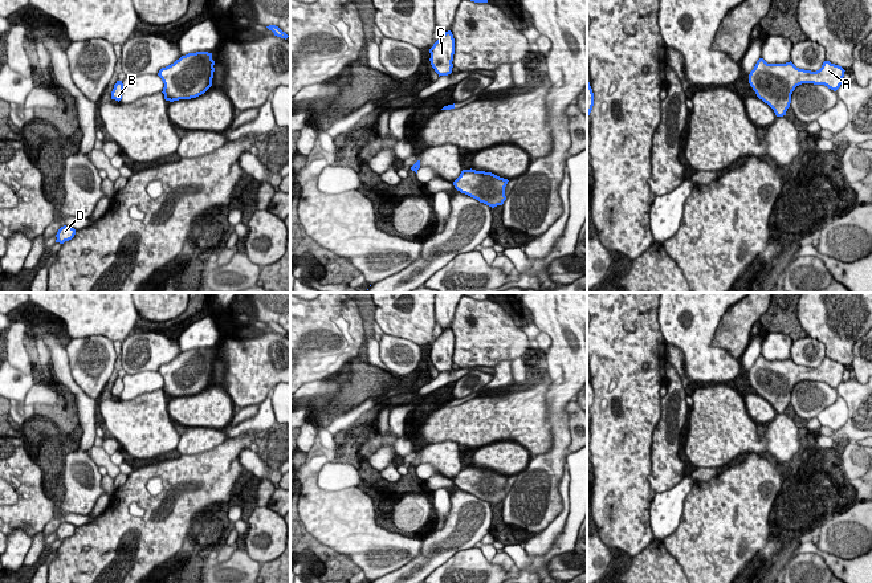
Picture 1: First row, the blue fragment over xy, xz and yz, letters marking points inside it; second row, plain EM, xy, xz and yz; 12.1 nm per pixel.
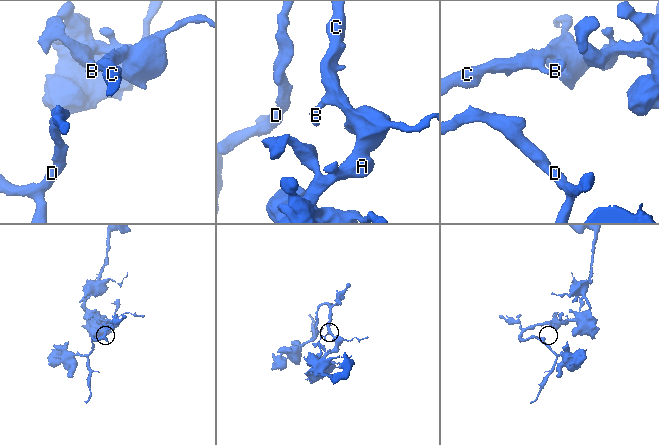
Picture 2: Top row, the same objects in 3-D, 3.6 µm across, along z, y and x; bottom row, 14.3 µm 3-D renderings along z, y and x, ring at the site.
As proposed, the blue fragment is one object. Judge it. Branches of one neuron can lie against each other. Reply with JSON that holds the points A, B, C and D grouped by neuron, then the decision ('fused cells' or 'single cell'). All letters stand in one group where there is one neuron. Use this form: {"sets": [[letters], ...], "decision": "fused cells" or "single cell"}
{"sets": [["A", "B", "C", "D"]], "decision": "single cell"}

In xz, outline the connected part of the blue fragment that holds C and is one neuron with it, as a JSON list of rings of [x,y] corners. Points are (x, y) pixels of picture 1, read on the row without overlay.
[[[451,327],[443,330],[443,333],[433,341],[429,346],[431,362],[435,368],[440,372],[448,372],[452,370],[453,364],[453,351],[455,351],[455,335]]]

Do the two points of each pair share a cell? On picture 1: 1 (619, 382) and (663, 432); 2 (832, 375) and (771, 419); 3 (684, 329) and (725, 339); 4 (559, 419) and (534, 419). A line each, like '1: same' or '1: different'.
1: different
2: same
3: different
4: different

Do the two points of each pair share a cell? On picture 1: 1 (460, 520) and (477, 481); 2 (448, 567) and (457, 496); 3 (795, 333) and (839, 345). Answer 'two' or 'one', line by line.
1: two
2: two
3: two

